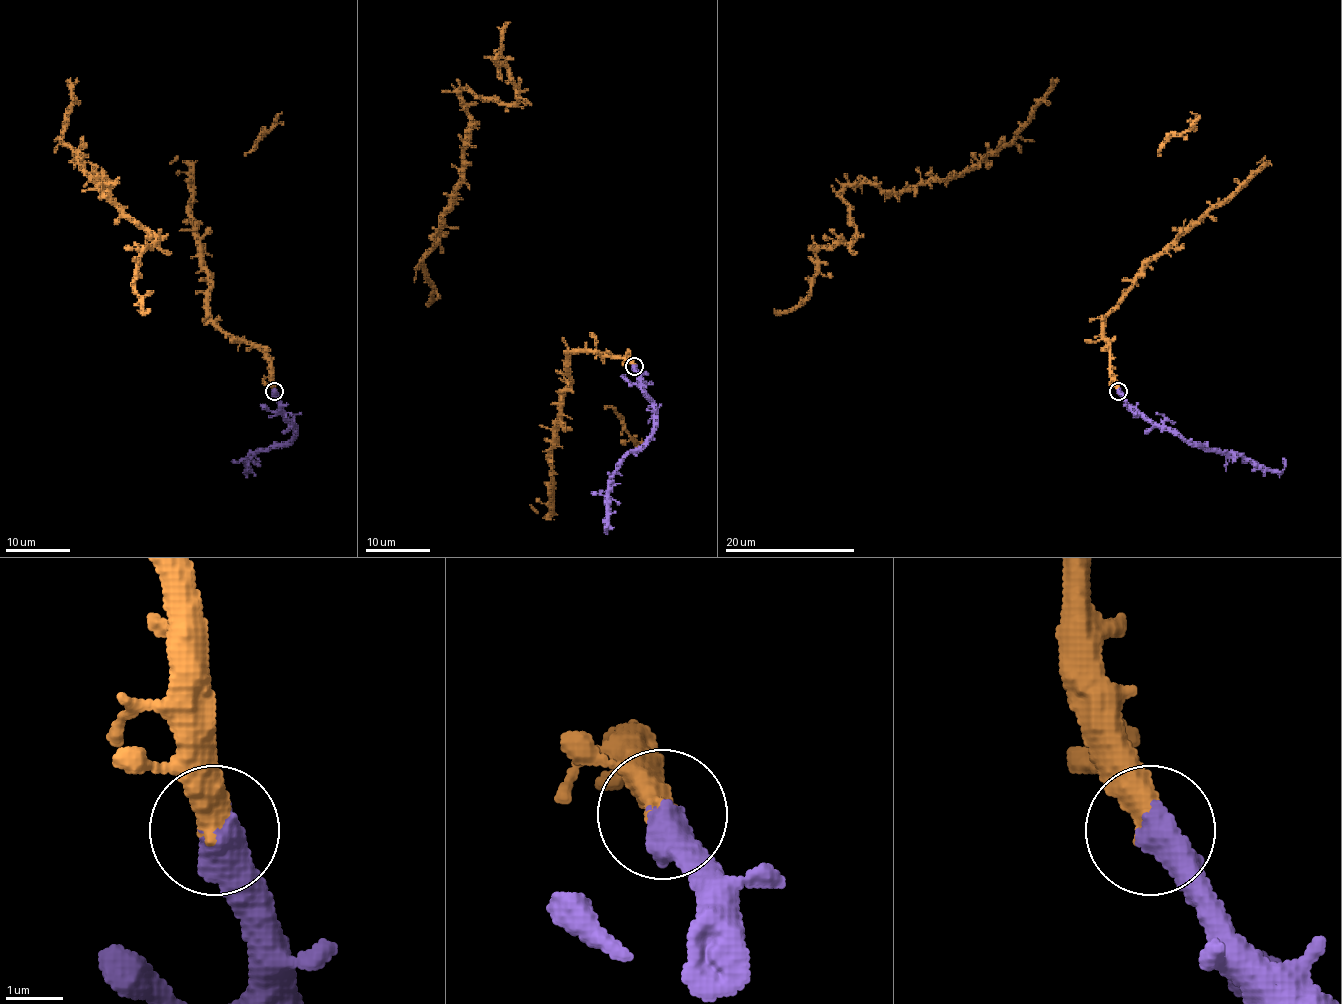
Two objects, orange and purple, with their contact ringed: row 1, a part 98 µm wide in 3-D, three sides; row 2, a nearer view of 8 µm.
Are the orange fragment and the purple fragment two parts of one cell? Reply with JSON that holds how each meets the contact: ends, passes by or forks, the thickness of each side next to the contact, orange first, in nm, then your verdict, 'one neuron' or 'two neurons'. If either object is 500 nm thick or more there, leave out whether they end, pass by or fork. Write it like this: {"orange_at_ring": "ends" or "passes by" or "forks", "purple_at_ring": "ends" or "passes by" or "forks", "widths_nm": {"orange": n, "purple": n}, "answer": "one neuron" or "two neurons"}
{"widths_nm": {"orange": 460, "purple": 600}, "answer": "one neuron"}

